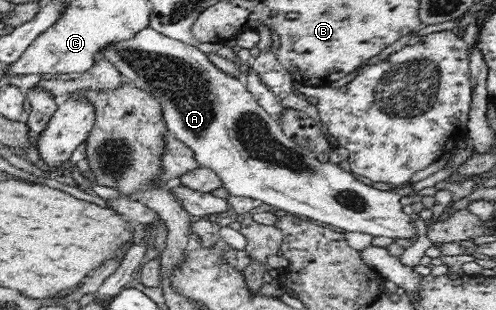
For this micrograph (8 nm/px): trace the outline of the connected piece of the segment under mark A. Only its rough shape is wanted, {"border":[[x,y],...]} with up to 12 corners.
{"border":[[151,26],[99,53],[231,197],[417,240],[401,196],[283,133]]}

